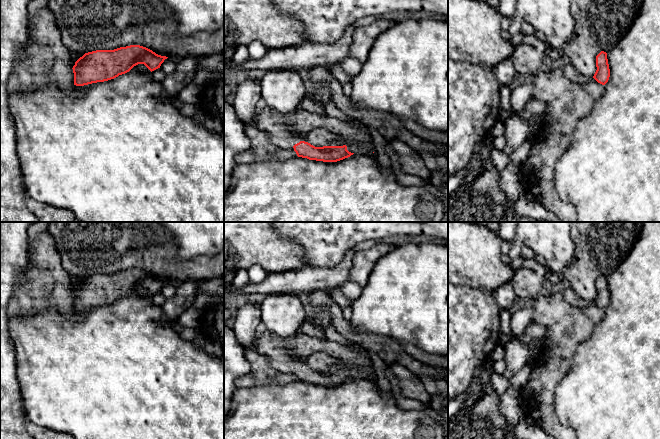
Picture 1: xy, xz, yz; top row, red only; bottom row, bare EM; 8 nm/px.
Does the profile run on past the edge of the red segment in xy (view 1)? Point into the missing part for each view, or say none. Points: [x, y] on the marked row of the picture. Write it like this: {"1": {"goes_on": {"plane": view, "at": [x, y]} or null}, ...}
{"1": {"goes_on": null}}

